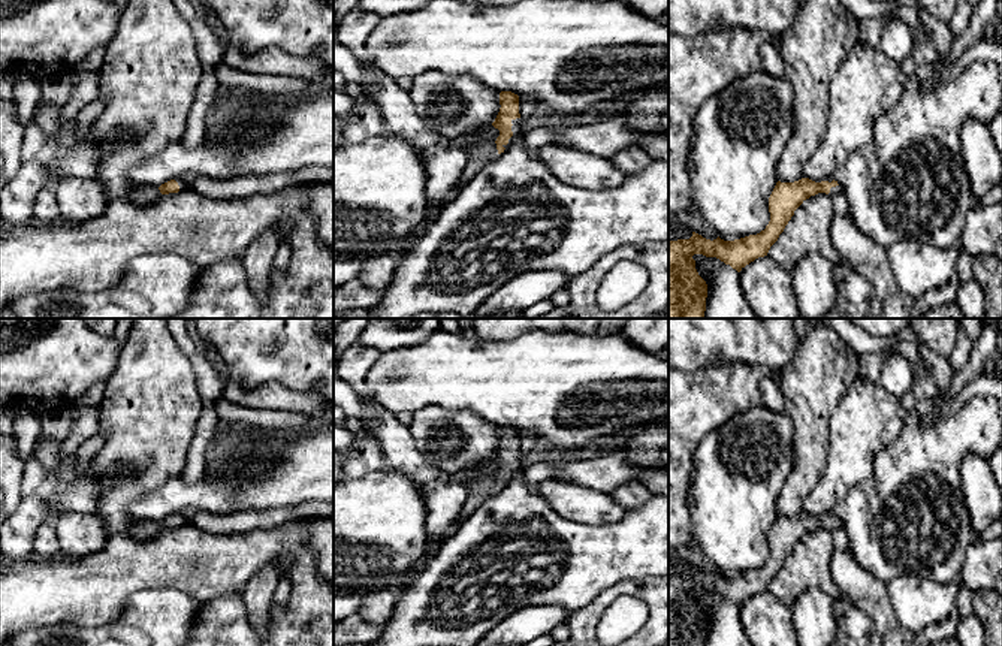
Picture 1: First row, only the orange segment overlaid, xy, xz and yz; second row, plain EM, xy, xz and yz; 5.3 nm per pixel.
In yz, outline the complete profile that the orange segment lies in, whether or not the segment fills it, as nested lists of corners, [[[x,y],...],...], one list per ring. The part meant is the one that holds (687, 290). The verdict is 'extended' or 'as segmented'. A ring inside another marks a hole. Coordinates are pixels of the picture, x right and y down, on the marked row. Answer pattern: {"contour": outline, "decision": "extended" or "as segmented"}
{"contour": [[[809,178],[778,181],[769,197],[770,221],[760,233],[734,241],[719,236],[710,241],[692,232],[689,239],[668,241],[668,319],[704,319],[707,284],[695,269],[694,254],[716,257],[740,272],[755,259],[767,256],[794,211],[818,193],[832,197],[843,193],[843,188],[833,178],[821,182]]], "decision": "extended"}

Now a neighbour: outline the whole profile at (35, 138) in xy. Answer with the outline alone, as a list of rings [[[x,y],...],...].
[[[31,117],[25,127],[25,135],[22,138],[21,160],[28,162],[34,159],[36,154],[45,147],[46,141],[46,133]]]

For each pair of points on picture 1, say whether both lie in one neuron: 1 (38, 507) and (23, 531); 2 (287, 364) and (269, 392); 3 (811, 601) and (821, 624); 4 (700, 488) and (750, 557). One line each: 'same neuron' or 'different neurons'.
1: same neuron
2: different neurons
3: same neuron
4: same neuron

